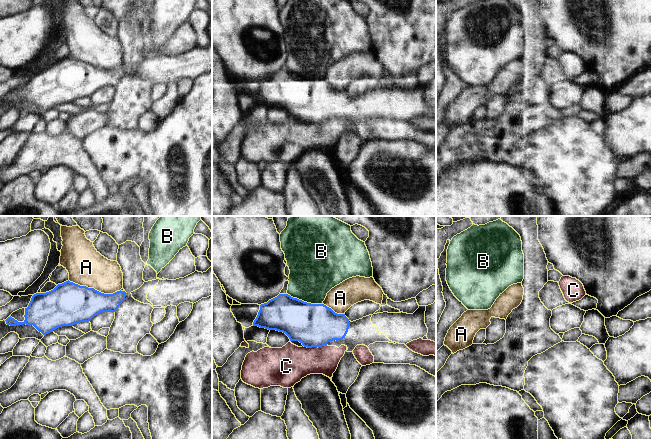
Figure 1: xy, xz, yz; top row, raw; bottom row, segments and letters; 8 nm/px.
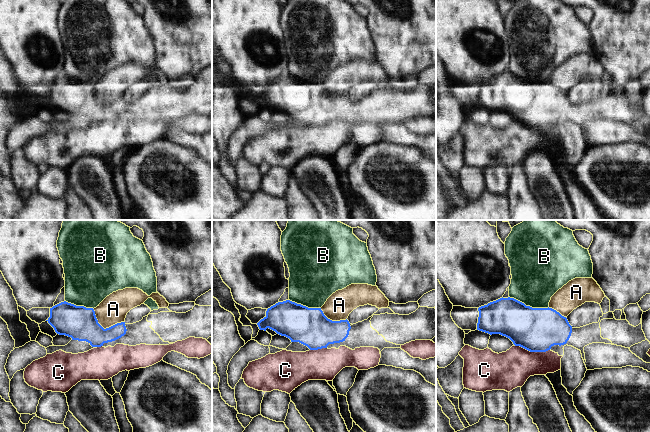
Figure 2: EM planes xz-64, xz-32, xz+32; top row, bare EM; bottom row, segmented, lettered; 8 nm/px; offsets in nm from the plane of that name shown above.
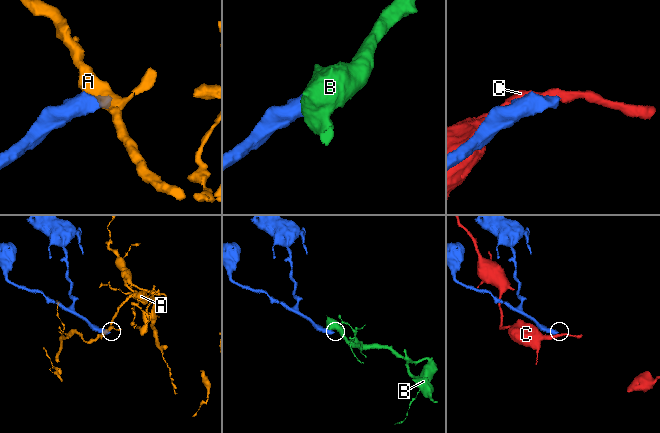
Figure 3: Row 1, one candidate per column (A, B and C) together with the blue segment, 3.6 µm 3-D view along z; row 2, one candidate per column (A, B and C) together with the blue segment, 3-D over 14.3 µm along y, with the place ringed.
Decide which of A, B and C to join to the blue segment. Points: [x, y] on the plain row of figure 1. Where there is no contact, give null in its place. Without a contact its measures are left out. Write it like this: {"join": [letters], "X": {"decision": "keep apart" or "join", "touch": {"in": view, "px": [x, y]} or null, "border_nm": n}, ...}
{"join": [], "A": {"decision": "keep apart", "touch": {"in": "xy", "px": [93, 64]}, "border_nm": 440}, "B": {"decision": "keep apart", "touch": {"in": "xz", "px": [303, 77]}, "border_nm": 300}, "C": {"decision": "keep apart", "touch": {"in": "xz", "px": [314, 122]}, "border_nm": 190}}

